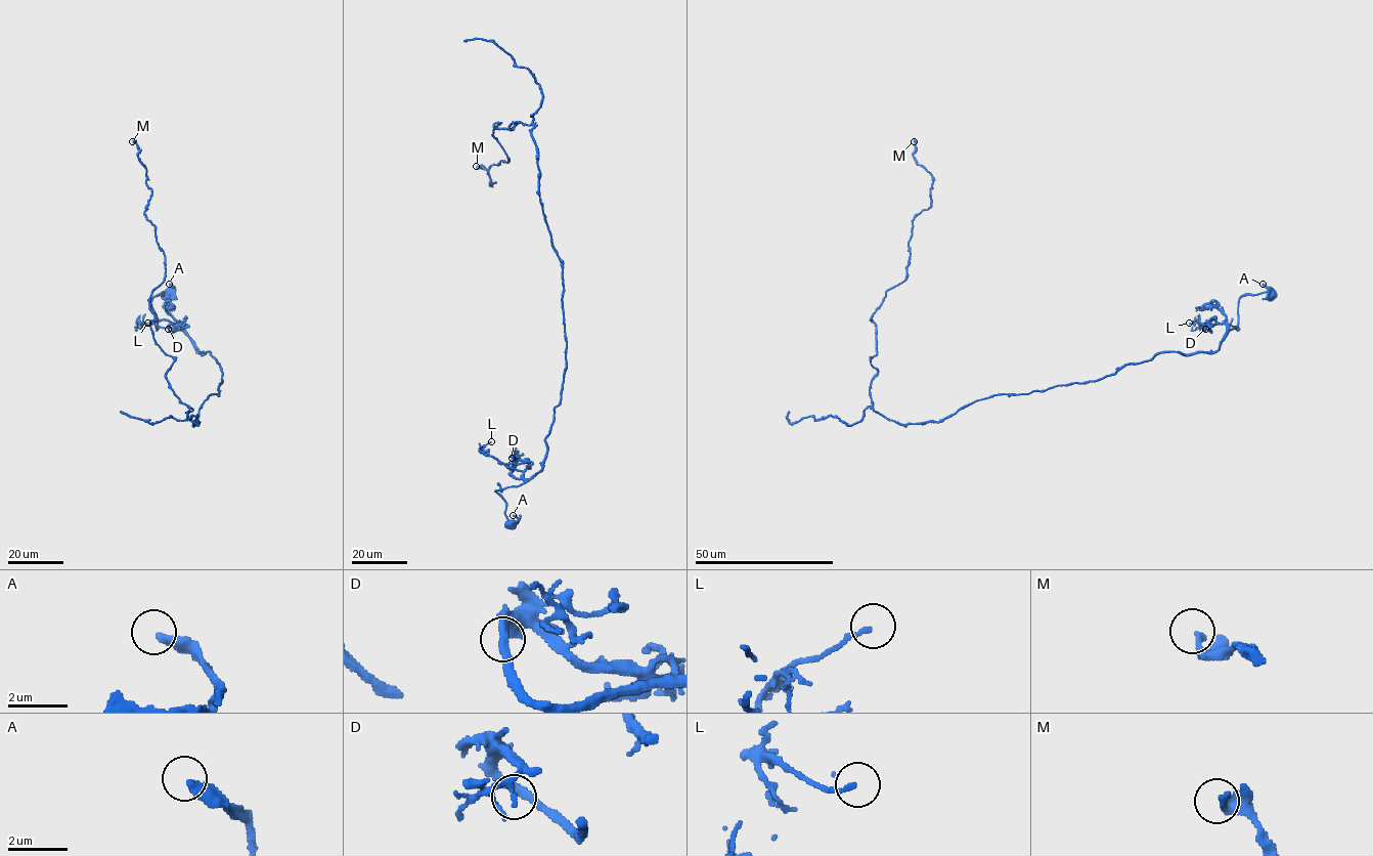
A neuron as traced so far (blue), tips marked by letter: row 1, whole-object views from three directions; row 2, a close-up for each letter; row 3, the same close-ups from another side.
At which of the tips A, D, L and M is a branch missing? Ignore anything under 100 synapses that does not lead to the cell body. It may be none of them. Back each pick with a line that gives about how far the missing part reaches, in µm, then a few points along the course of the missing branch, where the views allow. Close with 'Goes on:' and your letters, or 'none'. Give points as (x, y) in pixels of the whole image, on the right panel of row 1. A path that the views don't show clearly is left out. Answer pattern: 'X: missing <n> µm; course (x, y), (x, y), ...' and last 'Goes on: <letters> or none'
Goes on: none

